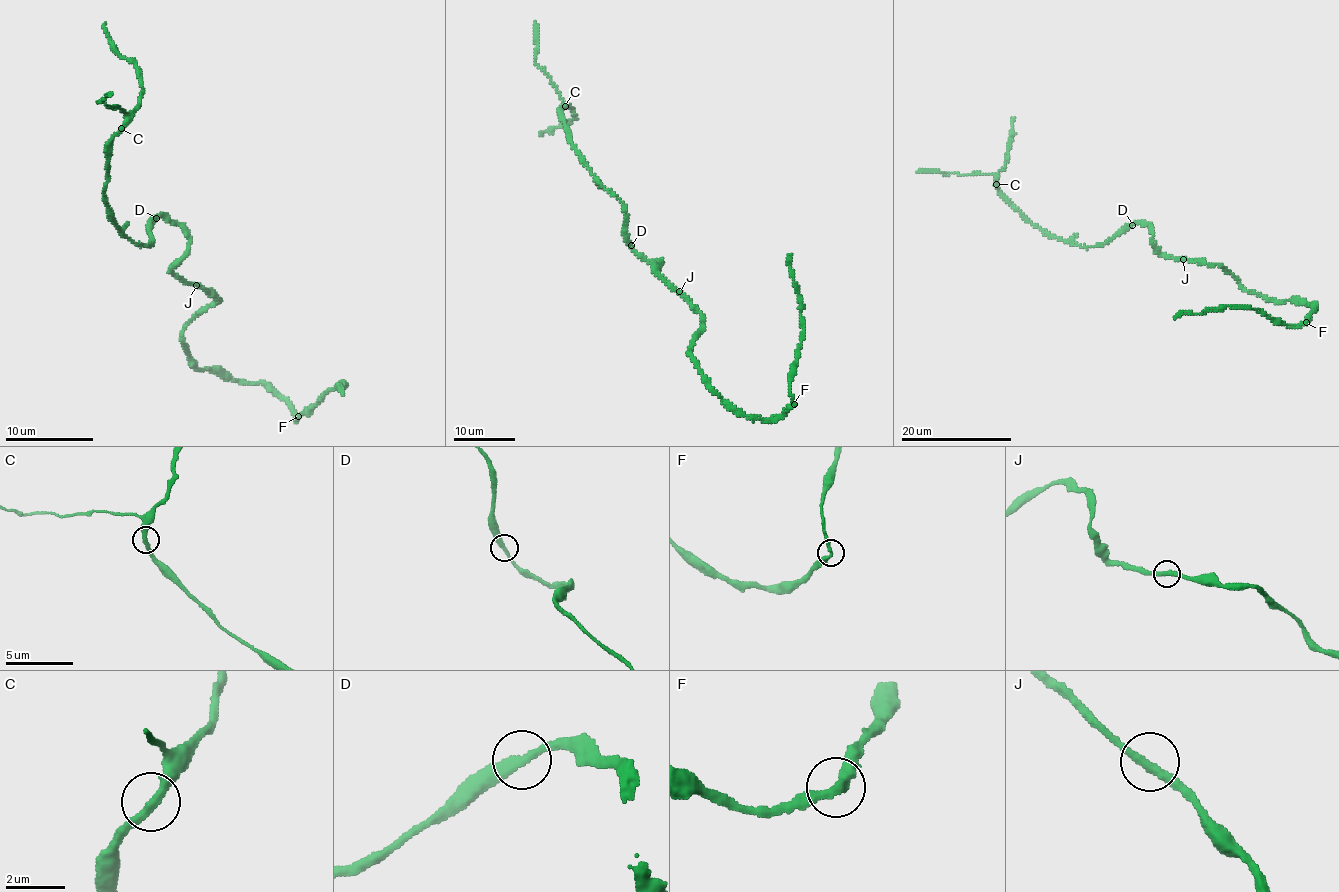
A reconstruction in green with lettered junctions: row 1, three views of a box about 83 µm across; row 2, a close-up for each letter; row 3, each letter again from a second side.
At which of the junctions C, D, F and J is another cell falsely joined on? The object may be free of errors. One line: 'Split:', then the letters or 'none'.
Split: F

